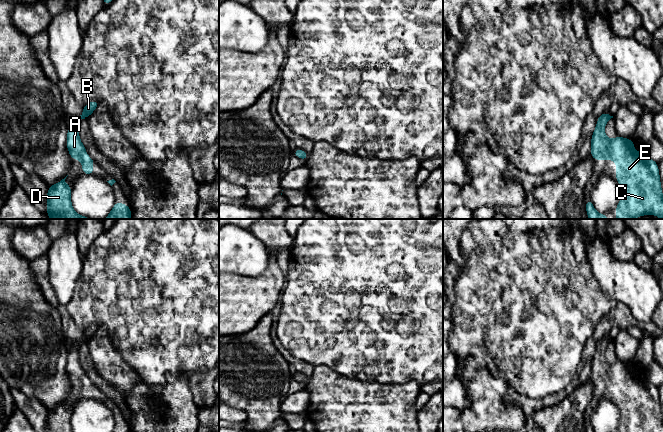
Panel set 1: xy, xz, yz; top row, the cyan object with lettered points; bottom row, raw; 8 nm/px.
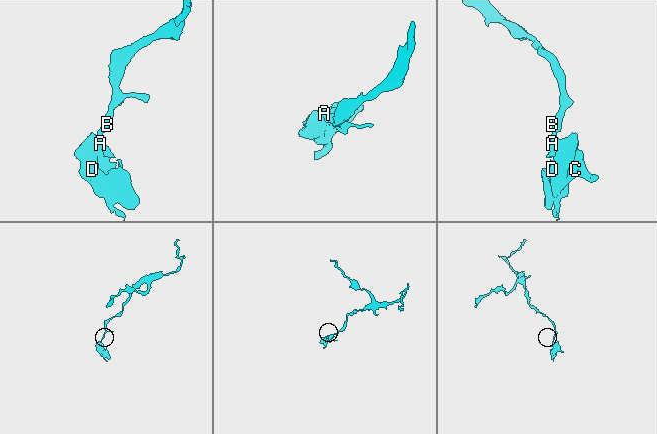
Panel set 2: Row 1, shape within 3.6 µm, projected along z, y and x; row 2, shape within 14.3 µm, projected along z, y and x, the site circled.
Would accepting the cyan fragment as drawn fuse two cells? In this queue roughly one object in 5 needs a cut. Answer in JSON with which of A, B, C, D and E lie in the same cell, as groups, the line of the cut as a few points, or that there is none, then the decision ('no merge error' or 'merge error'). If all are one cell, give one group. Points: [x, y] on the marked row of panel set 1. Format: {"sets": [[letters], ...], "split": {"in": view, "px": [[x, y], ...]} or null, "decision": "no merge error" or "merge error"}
{"sets": [["A", "B", "C", "D", "E"]], "split": null, "decision": "no merge error"}

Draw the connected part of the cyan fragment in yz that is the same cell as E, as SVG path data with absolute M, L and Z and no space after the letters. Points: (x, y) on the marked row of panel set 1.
M605 111L597 118L597 125L591 138L593 160L615 160L616 181L623 187L623 195L616 206L616 219L635 219L646 214L663 219L663 193L658 164L643 152L636 152L634 142L628 138L616 136L608 139L604 132L606 123L613 118Z

